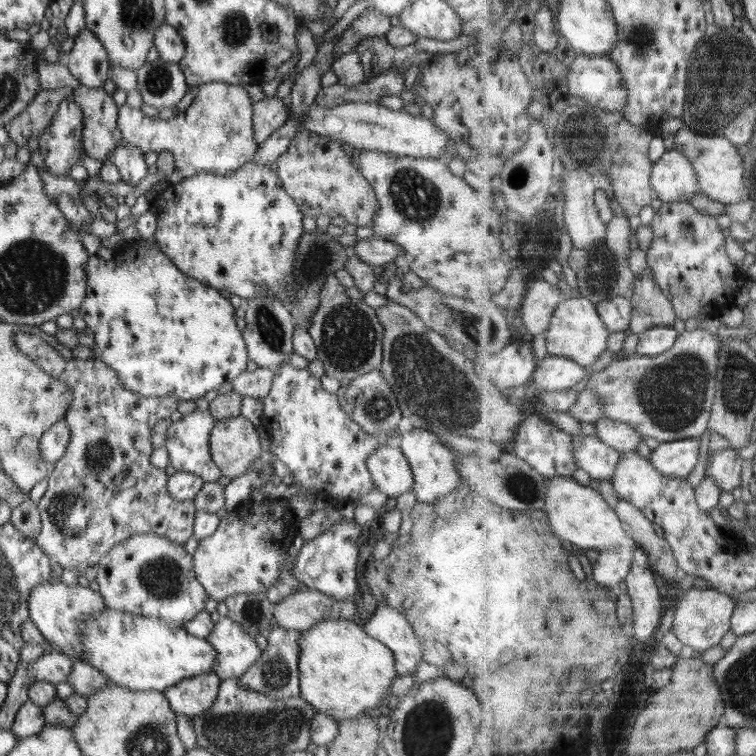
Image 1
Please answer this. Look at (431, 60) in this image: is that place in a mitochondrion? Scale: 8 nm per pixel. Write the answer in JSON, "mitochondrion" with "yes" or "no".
{"mitochondrion":"no"}

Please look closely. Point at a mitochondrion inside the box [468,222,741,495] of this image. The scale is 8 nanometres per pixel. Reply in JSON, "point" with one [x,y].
{"point":[672,395]}

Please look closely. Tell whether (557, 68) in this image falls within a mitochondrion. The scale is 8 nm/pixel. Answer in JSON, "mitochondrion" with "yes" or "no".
{"mitochondrion":"no"}

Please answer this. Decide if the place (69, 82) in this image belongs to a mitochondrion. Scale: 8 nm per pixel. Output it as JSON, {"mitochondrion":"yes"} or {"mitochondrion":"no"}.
{"mitochondrion":"no"}

